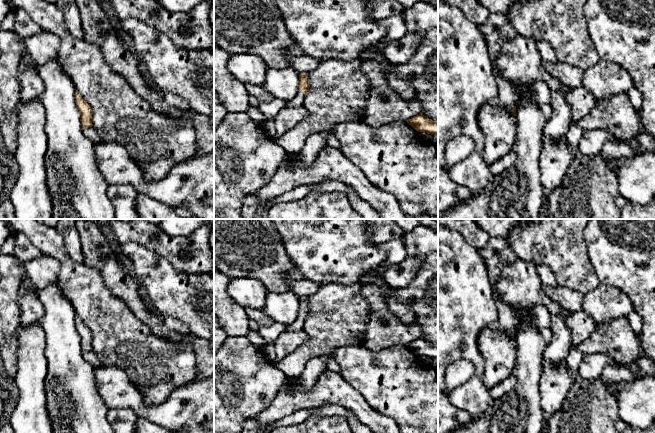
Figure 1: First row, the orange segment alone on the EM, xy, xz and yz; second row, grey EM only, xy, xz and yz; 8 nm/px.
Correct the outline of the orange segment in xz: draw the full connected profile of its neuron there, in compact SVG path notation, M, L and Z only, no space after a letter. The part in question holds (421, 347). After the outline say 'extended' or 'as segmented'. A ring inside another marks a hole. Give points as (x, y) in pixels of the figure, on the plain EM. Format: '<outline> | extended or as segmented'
M419 338L407 345L418 356L426 356L431 359L438 358L438 345L431 345L426 340Z | as segmented

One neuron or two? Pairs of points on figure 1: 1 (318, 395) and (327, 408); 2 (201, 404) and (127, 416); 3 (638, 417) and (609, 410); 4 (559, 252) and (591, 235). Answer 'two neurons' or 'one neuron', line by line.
1: two neurons
2: two neurons
3: two neurons
4: two neurons

